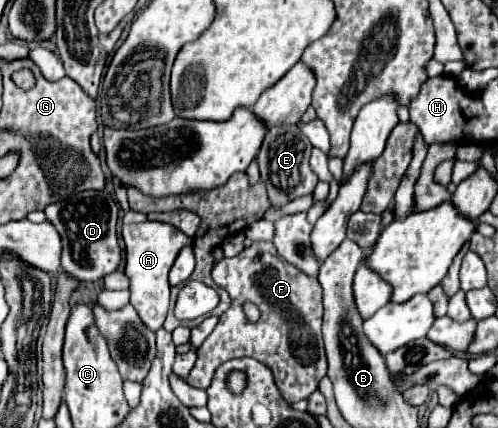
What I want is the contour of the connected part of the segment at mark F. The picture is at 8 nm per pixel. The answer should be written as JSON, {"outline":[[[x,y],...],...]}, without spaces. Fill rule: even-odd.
{"outline":[[[257,240],[249,248],[245,248],[241,254],[233,258],[223,258],[215,264],[213,268],[213,280],[225,288],[231,296],[231,308],[219,318],[217,328],[211,332],[211,336],[197,348],[197,362],[187,376],[187,384],[195,388],[209,388],[213,372],[217,366],[221,366],[227,360],[241,358],[241,356],[251,356],[259,362],[263,362],[271,372],[273,380],[289,404],[297,400],[309,398],[315,390],[319,380],[327,374],[327,358],[325,358],[325,348],[323,348],[323,338],[321,338],[321,316],[323,316],[323,304],[321,304],[321,284],[317,278],[309,278],[307,274],[301,274],[301,270],[293,268],[285,258],[281,258],[275,250],[275,246],[267,240]],[[243,302],[253,302],[261,310],[259,322],[249,322],[243,314]]]}

